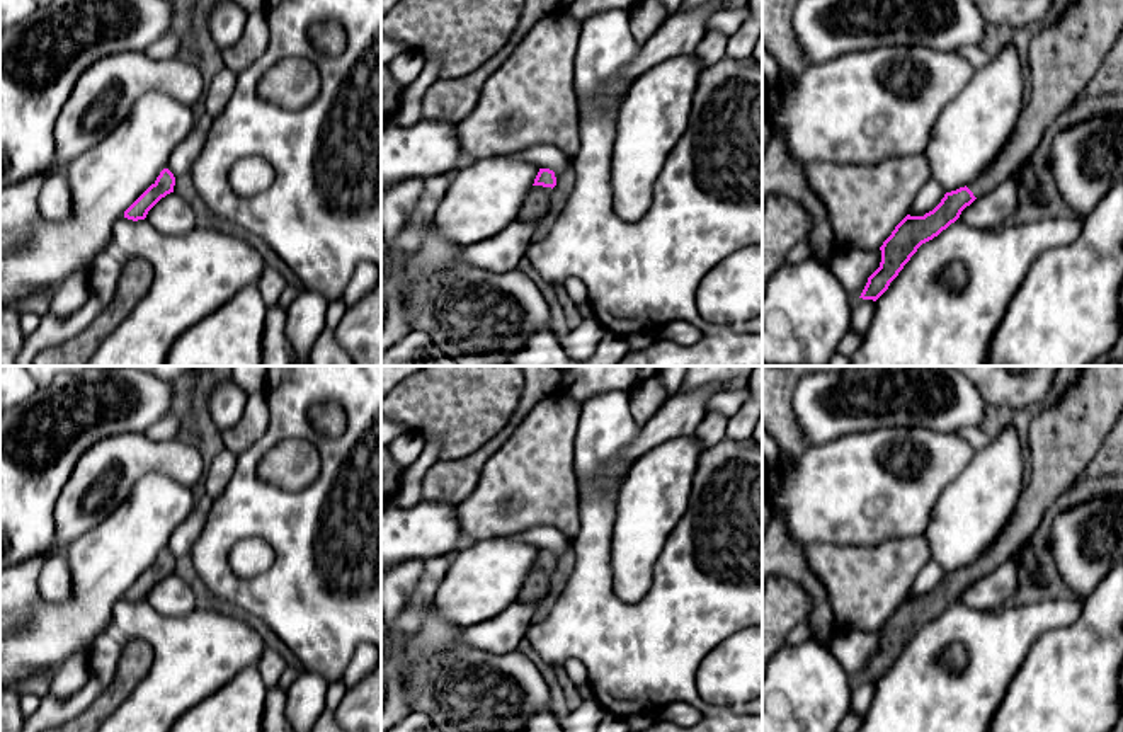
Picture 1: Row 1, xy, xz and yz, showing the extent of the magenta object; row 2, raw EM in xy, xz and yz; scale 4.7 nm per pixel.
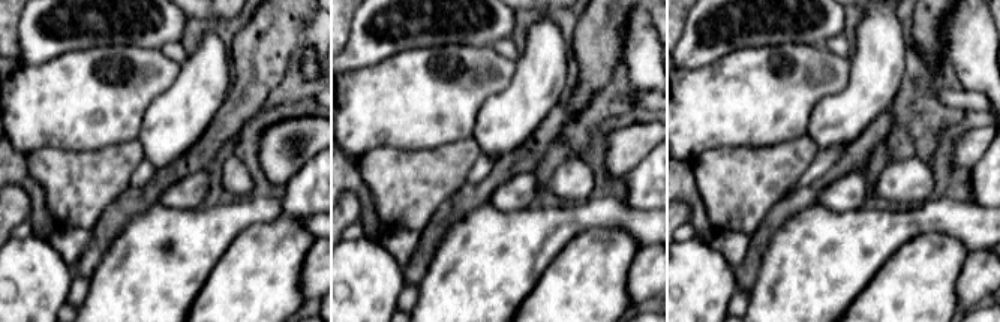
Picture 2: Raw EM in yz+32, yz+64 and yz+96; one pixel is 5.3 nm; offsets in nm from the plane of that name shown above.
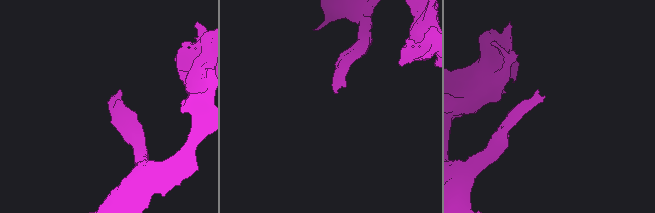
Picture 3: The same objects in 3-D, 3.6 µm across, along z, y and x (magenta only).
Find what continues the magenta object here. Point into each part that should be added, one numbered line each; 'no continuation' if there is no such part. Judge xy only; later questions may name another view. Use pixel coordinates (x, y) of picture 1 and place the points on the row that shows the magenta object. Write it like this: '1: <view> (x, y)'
no continuation

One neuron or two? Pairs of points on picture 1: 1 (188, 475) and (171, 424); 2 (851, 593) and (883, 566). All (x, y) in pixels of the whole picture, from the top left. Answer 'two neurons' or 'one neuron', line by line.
1: two neurons
2: one neuron

